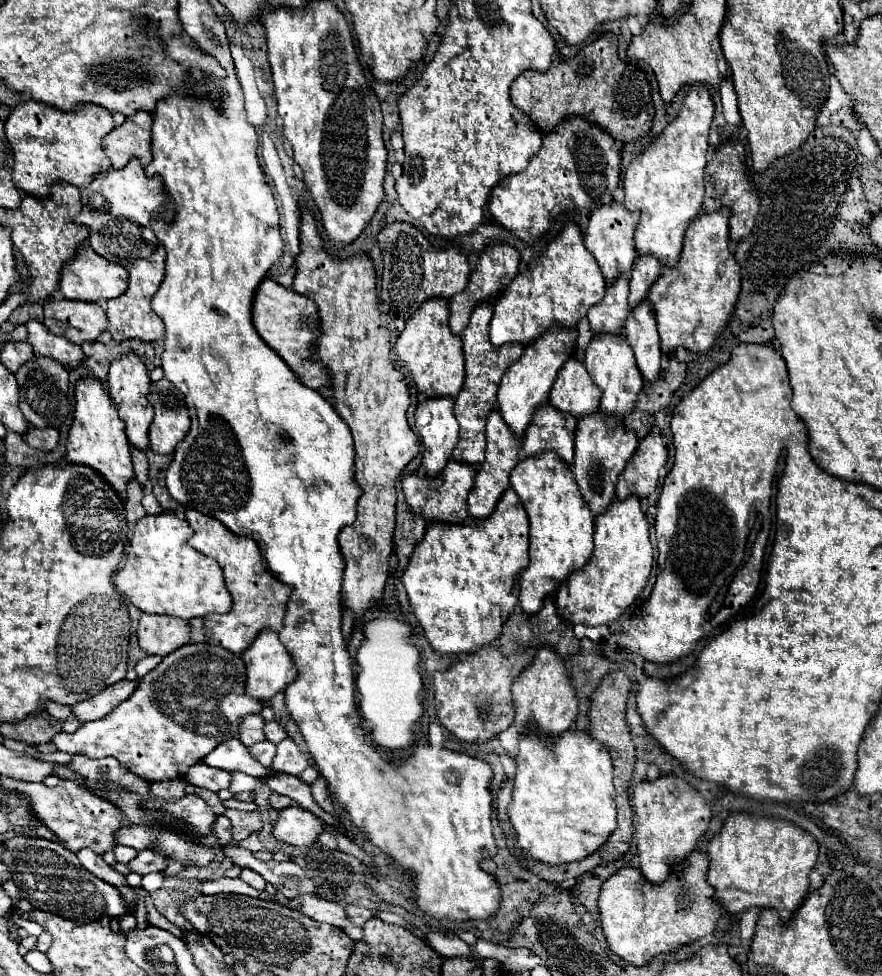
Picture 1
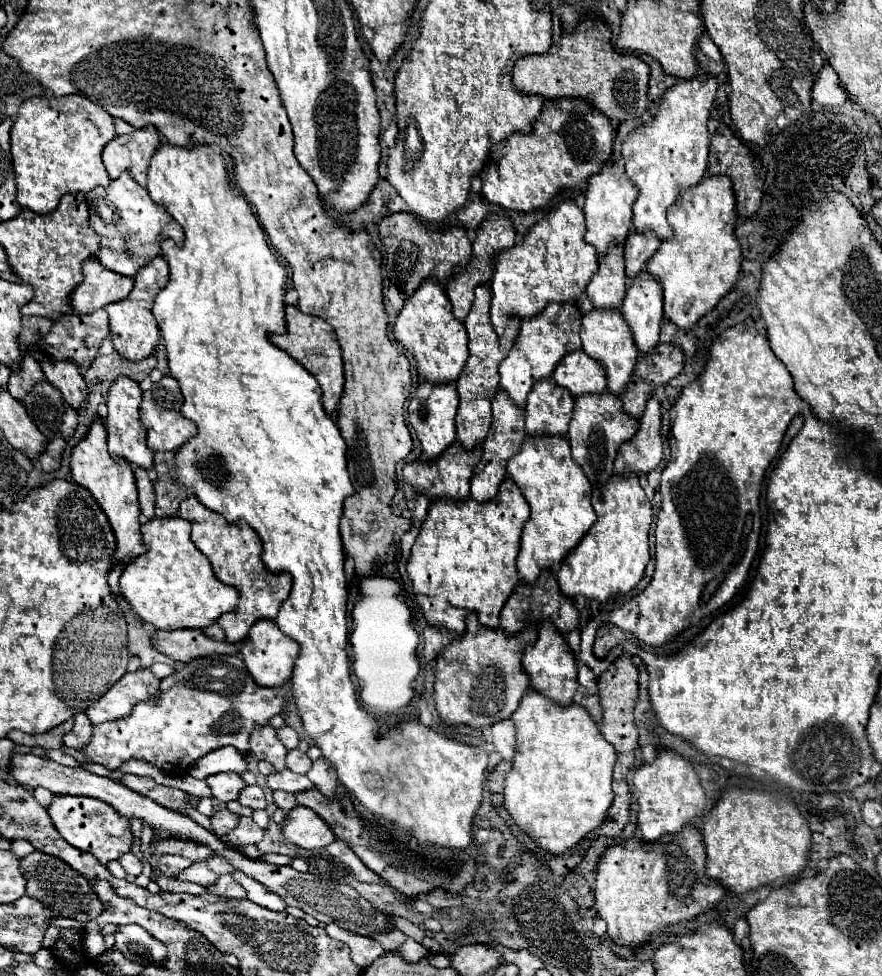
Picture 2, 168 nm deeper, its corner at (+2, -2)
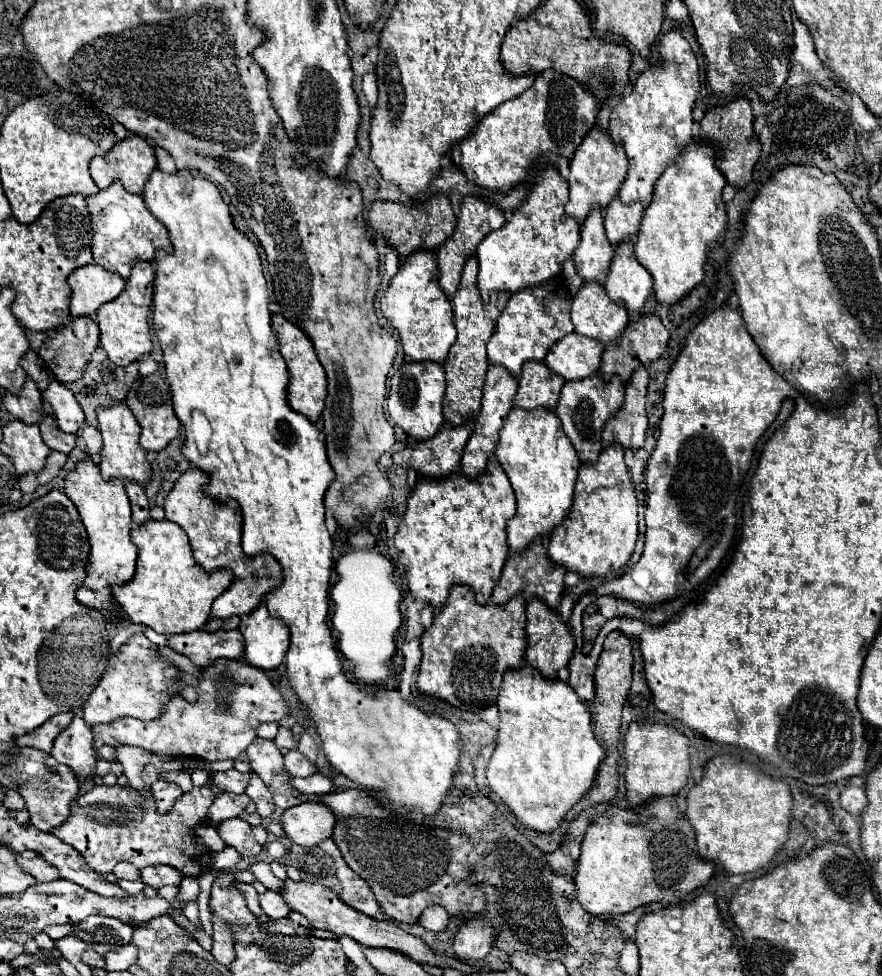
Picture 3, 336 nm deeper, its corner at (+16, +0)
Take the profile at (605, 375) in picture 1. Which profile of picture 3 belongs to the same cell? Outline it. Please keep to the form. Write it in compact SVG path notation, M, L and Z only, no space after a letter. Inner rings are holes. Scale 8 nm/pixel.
M588 282L580 288L576 298L572 300L572 324L578 336L588 336L592 340L602 342L604 346L612 346L612 342L616 342L616 338L620 338L620 334L628 326L628 312L624 310L624 306L620 306L618 302L612 302L606 296L604 286L596 282Z

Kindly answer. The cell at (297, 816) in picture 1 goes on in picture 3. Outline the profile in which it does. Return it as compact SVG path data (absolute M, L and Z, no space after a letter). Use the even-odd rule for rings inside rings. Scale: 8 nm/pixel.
M304 802L288 808L280 818L284 834L300 846L316 846L330 838L334 822L334 814L316 802Z

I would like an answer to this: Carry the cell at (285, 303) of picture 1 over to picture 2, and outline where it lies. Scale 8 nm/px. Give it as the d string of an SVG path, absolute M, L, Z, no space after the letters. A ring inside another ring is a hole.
M286 306L286 324L288 334L286 336L272 336L272 344L288 352L294 360L298 360L318 382L322 388L322 406L326 414L332 414L336 404L340 402L342 388L344 388L344 370L340 360L340 346L336 342L336 334L322 318L306 316L296 306Z

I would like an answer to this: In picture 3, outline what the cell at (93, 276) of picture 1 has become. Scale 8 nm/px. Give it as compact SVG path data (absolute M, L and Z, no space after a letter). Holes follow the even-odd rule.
M86 264L68 276L68 284L72 288L70 314L76 318L92 316L102 304L114 300L124 290L126 282L98 264Z

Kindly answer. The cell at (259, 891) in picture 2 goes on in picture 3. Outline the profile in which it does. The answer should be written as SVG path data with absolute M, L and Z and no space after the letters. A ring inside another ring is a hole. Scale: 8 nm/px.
M266 890L264 894L260 894L260 908L270 918L286 918L290 912L290 908L284 906L282 898L272 890Z

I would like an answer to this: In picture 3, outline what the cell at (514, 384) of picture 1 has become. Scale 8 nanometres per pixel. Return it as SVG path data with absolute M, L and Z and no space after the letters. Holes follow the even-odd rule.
M558 276L542 286L532 286L510 296L506 308L498 318L496 332L492 334L486 346L488 360L490 364L504 366L512 376L520 376L524 362L544 360L544 354L548 354L548 350L570 332L572 332L570 296L564 278Z

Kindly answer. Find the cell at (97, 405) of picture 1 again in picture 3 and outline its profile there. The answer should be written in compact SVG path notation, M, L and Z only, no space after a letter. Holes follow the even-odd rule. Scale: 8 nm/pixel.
M86 454L86 458L78 460L76 466L66 474L64 478L64 492L66 496L76 504L82 522L88 532L90 540L90 558L86 564L86 580L84 588L78 590L76 598L84 606L94 606L98 610L108 610L110 612L110 622L118 618L118 604L112 600L110 586L112 584L124 584L134 576L134 566L136 566L136 552L138 548L130 540L130 528L132 528L132 518L130 518L130 500L124 490L122 480L104 480L100 476L98 464L92 462L92 458Z

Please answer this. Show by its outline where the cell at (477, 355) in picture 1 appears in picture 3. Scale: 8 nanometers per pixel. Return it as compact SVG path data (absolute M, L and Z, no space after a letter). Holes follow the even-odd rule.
M474 256L468 258L462 280L458 286L458 292L452 300L454 306L454 324L458 330L458 338L452 344L444 370L446 370L446 398L444 398L444 420L454 426L462 426L466 420L470 420L474 414L480 412L480 400L482 400L482 386L488 370L488 358L486 358L486 344L490 336L494 334L494 326L498 320L498 314L504 310L504 304L508 302L508 292L492 292L488 304L482 302L478 294L478 260Z

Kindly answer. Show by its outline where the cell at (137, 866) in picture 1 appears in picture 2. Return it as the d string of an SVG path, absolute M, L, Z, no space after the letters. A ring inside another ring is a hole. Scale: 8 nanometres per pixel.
M164 854L158 862L158 868L160 872L164 872L164 876L168 878L176 878L182 870L186 870L192 862L188 858L182 858L182 856L170 856L170 854Z

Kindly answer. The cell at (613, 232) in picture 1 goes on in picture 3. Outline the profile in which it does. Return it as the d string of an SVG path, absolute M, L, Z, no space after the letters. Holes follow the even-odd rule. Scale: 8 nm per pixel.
M590 130L590 134L584 138L584 142L576 150L576 158L570 160L570 198L566 202L566 214L576 218L580 224L584 224L586 216L592 212L594 206L606 208L618 194L624 174L628 172L628 158L624 154L624 148L614 144L610 136L606 136L602 130Z

